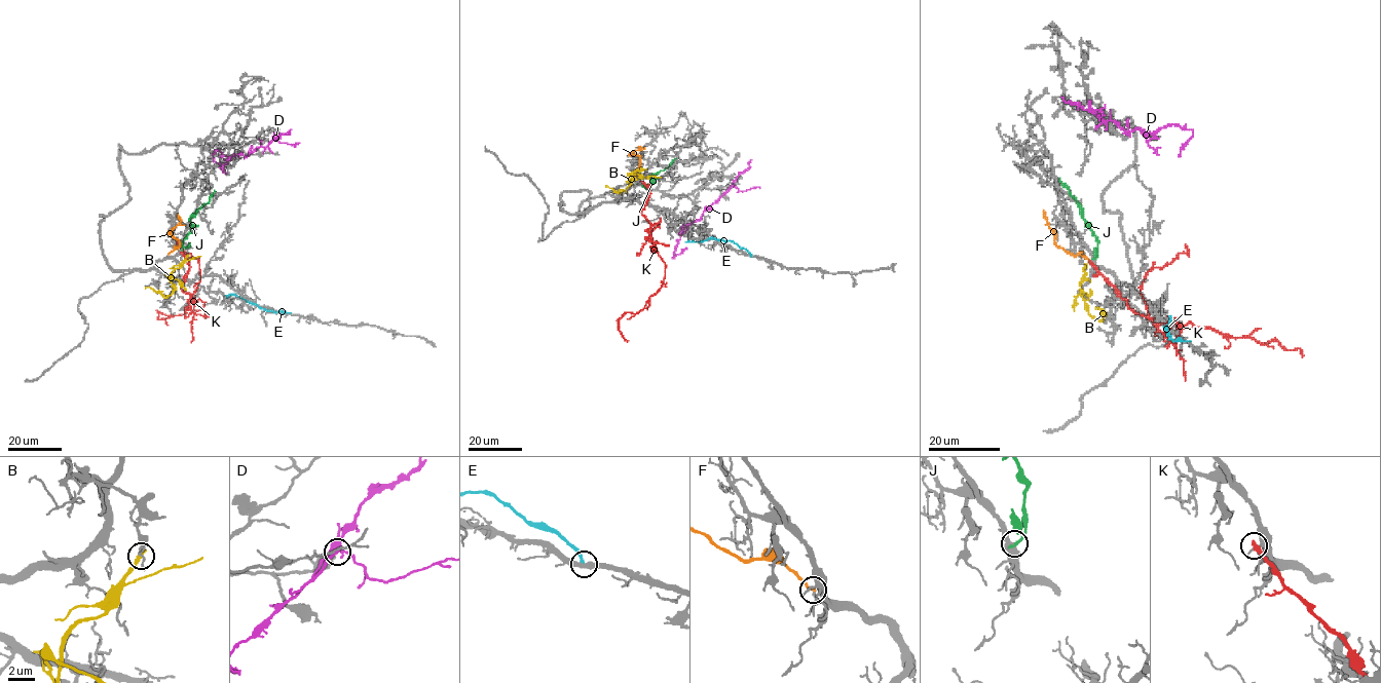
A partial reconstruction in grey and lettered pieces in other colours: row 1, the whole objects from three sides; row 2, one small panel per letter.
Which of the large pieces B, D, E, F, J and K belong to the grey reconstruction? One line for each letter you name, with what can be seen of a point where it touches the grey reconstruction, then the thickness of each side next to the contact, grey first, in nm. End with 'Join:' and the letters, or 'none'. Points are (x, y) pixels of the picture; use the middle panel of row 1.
Join: none

